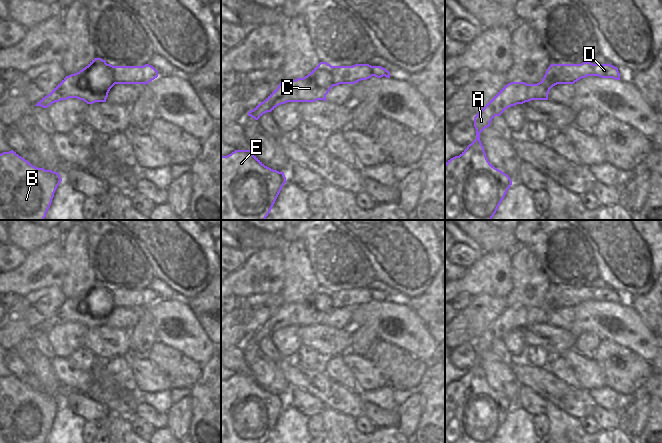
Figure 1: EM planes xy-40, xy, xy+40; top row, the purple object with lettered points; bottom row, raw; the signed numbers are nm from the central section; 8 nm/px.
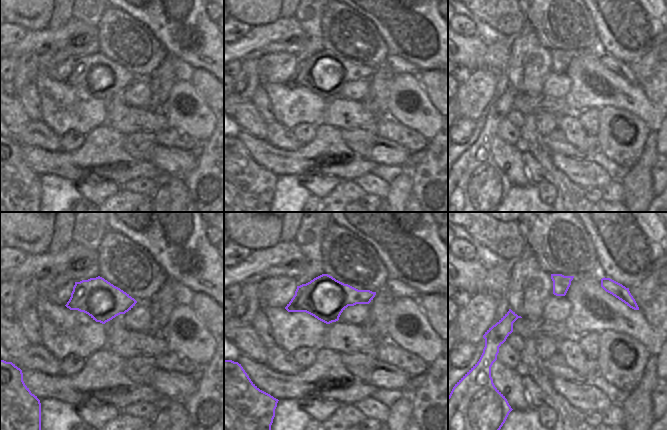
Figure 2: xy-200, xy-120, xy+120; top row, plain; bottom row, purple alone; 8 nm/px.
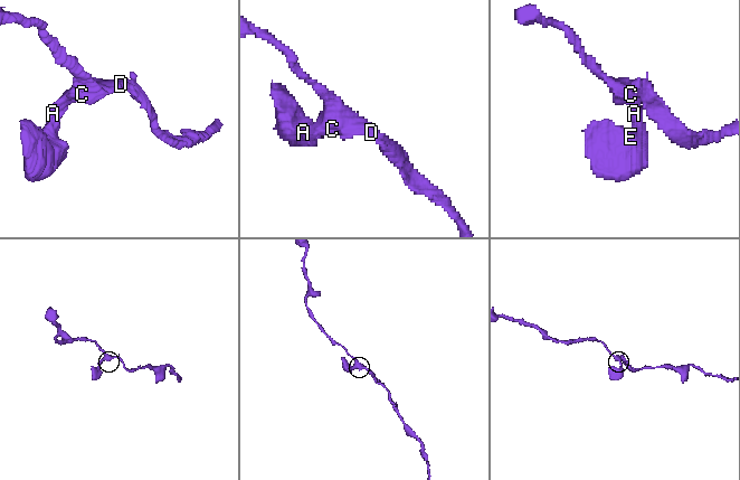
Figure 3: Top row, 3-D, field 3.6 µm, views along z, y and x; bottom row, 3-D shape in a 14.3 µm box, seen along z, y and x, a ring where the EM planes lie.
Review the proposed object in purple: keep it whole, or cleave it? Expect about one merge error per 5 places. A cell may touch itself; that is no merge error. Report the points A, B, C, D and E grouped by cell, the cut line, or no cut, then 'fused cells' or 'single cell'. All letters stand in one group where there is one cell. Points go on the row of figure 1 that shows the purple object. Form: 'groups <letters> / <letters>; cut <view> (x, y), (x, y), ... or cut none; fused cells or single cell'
groups A B C D E; cut none; single cell

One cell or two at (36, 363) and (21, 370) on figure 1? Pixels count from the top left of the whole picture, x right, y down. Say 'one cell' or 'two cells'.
two cells

